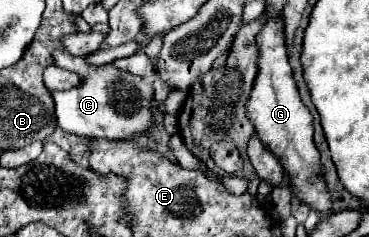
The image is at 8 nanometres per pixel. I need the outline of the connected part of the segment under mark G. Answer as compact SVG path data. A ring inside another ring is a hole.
M280 18L268 20L268 24L262 28L258 36L258 44L260 44L260 58L258 58L260 72L256 76L254 90L248 100L248 116L254 122L254 128L260 134L260 140L280 158L284 170L292 174L294 194L302 202L314 206L320 214L326 214L332 208L332 198L326 192L326 184L322 178L324 168L320 164L320 154L312 140L312 114L302 104L298 96L298 88L292 78L292 68L286 56L284 28Z

